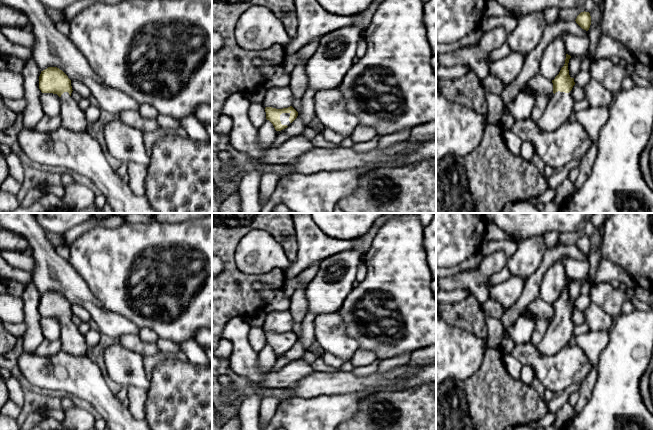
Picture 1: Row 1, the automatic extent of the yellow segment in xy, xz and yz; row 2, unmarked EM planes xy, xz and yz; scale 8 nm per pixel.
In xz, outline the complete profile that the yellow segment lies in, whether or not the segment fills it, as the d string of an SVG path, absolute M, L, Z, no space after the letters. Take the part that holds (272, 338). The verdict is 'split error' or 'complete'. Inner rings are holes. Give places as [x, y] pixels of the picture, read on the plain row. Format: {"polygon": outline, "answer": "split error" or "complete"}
{"polygon": "M266 331L266 343L269 344L276 355L287 352L298 340L298 336L292 331L276 333Z", "answer": "split error"}

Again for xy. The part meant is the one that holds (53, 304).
{"polygon": "M48 291L41 295L39 313L42 317L57 318L60 322L61 350L77 356L86 356L88 345L84 335L72 321L71 304L57 291Z", "answer": "split error"}

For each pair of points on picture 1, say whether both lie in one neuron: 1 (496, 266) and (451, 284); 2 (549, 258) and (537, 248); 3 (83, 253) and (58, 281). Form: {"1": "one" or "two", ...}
{"1": "one", "2": "two", "3": "two"}

